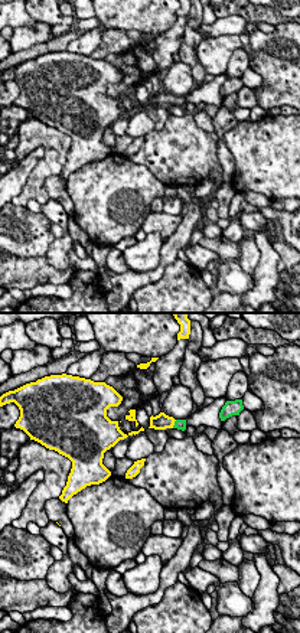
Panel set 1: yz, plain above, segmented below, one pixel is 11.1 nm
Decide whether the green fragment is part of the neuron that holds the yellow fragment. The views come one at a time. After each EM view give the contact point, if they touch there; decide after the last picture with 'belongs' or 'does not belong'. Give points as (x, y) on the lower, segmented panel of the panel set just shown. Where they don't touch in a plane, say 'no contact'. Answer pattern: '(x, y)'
(173, 424)

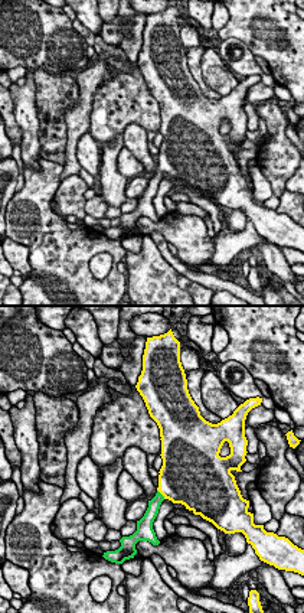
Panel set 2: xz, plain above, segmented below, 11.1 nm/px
(160, 492)

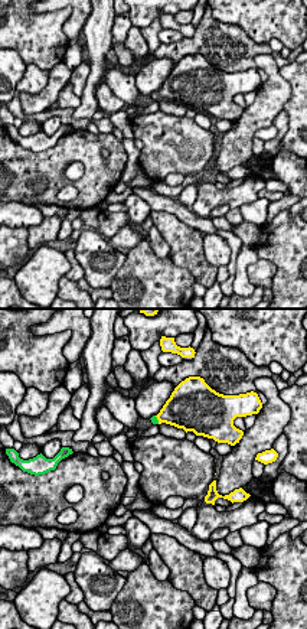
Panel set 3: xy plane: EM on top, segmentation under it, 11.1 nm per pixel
(157, 419)

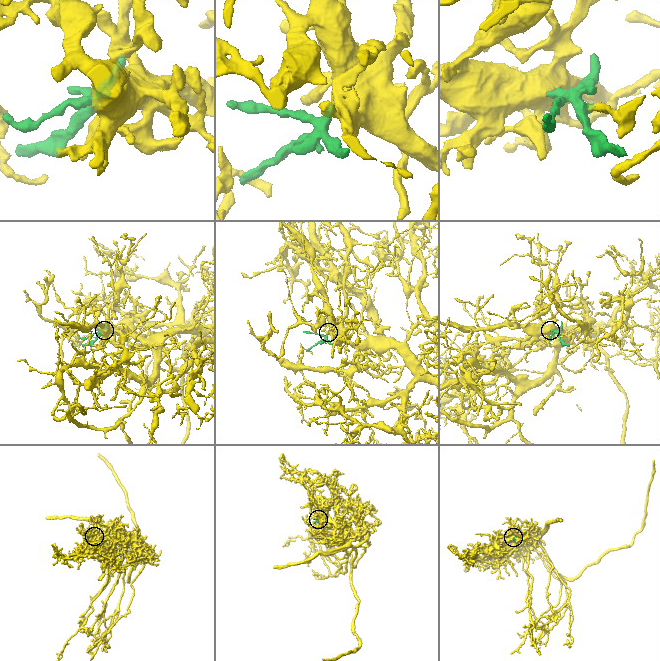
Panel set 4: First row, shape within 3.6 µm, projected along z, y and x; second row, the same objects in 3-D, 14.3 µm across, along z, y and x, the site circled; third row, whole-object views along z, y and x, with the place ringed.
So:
belongs

